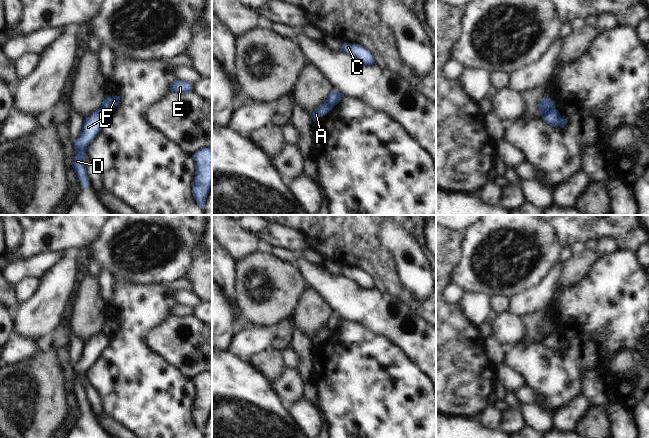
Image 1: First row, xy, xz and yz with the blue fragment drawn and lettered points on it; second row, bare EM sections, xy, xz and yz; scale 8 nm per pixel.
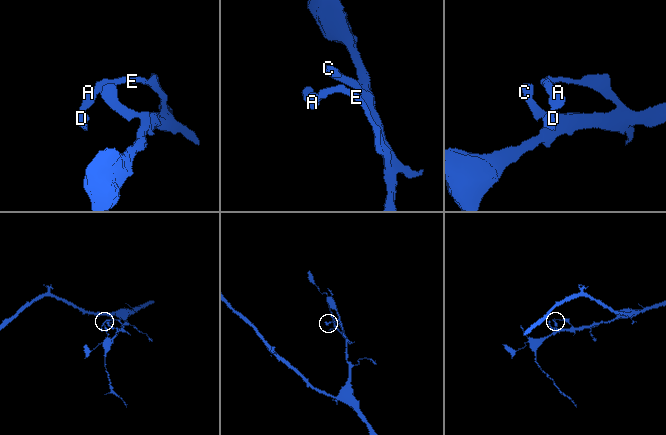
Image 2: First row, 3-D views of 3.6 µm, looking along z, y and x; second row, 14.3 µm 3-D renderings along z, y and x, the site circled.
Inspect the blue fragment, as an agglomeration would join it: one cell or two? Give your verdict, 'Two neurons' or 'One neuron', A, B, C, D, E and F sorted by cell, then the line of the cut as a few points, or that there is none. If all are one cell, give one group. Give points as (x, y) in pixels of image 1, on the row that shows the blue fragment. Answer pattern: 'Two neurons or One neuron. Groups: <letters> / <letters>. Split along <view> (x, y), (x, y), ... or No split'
Two neurons. Groups: A D F / B C E. Split along yz (554, 107), (542, 115)

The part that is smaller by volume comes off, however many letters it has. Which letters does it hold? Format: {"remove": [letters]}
{"remove": ["A", "D", "F"]}

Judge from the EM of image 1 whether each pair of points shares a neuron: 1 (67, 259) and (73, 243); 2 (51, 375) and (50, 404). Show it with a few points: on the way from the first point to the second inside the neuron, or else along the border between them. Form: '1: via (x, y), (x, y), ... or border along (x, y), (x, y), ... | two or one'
1: border along (74, 252), (63, 252), (60, 254) | two
2: via (50, 382), (50, 397) | one

